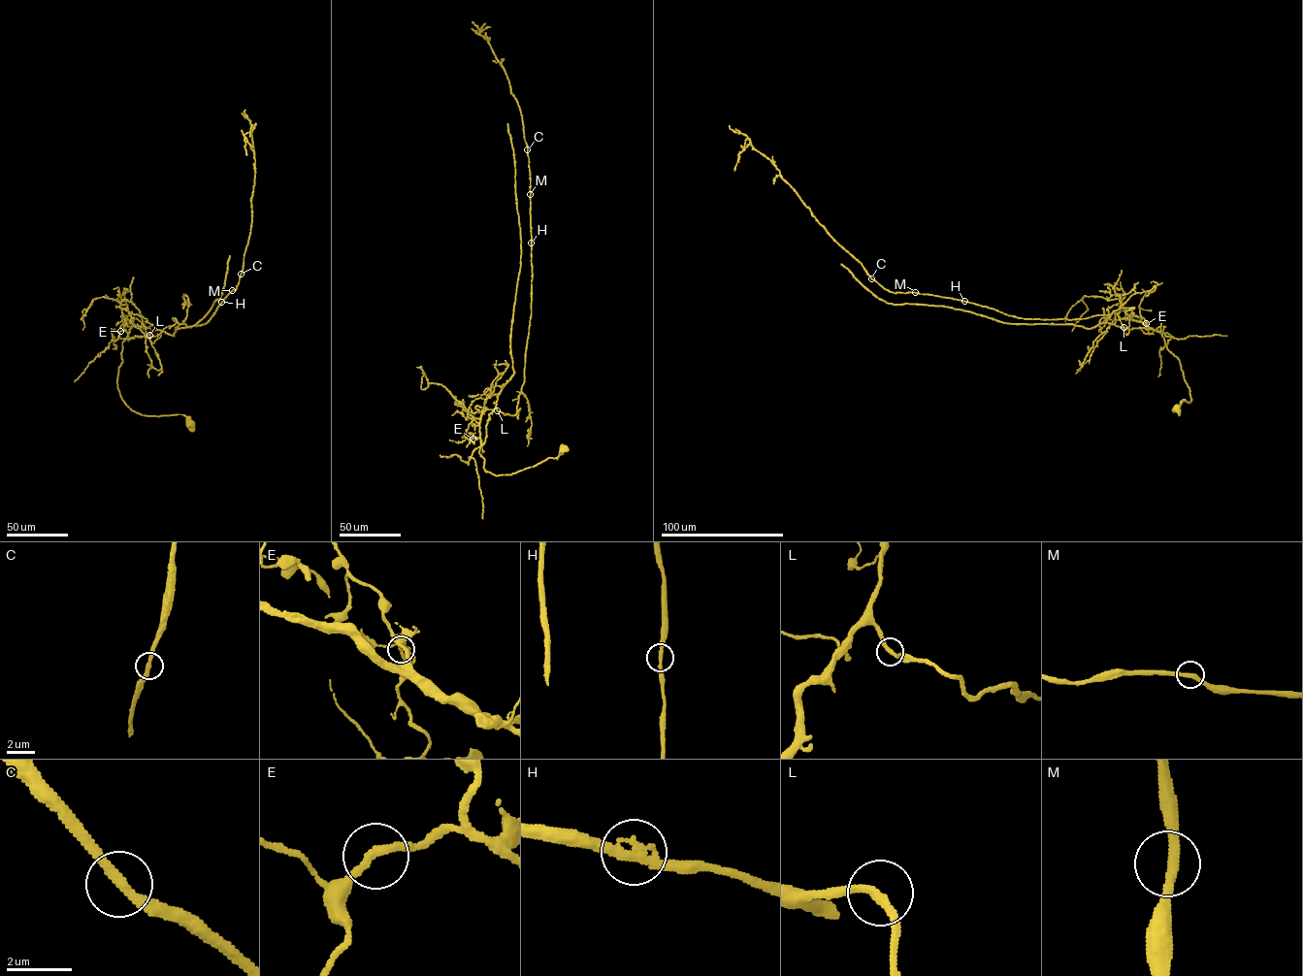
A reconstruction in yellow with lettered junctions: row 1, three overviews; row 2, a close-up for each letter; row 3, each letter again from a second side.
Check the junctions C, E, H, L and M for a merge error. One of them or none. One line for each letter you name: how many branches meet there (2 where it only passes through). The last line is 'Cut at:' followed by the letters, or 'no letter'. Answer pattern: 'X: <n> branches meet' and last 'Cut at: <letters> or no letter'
Cut at: no letter

